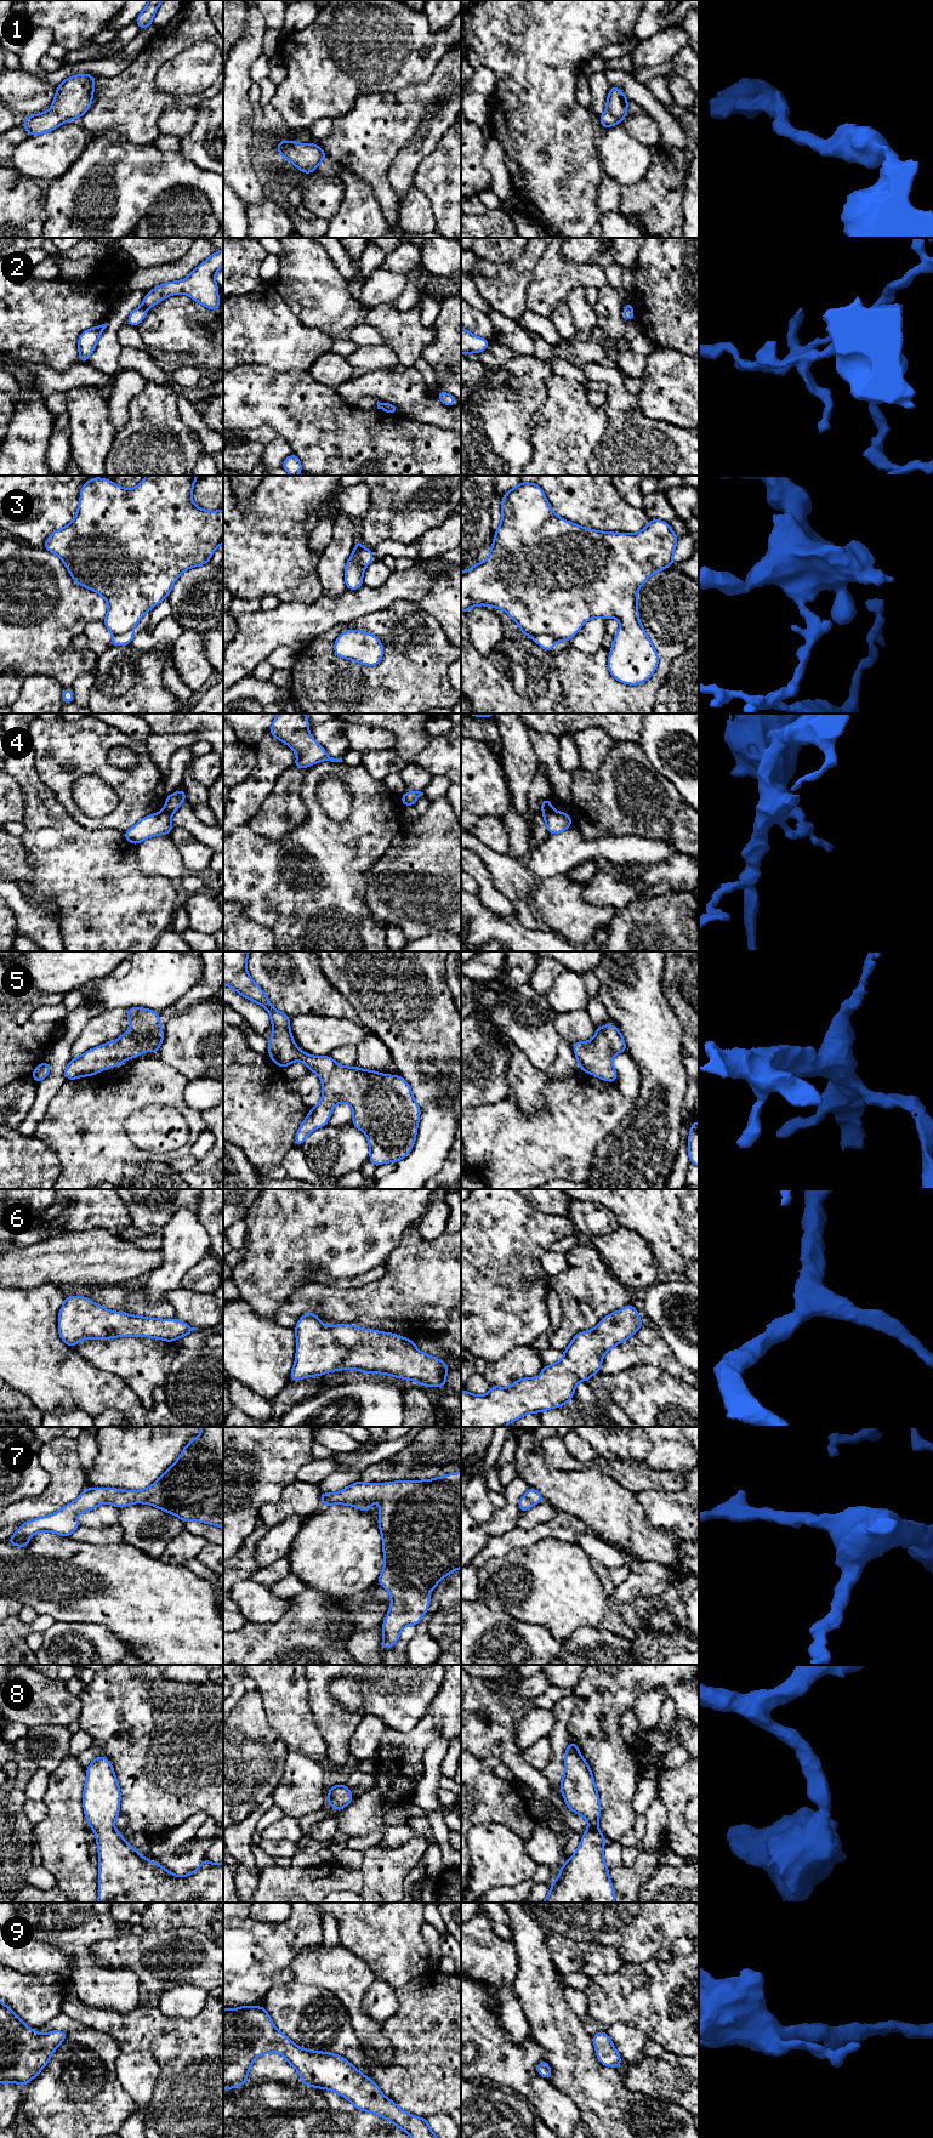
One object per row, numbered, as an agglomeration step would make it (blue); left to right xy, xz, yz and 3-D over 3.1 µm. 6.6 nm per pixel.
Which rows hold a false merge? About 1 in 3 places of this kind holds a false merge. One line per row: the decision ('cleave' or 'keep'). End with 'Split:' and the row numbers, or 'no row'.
1: keep
2: cleave
3: cleave
4: cleave
5: keep
6: keep
7: keep
8: keep
9: keep
Split: 2, 3, 4

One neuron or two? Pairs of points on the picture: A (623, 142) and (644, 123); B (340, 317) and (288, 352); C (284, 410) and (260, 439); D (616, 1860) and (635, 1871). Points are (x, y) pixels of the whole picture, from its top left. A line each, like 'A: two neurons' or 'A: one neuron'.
A: two neurons
B: two neurons
C: two neurons
D: two neurons

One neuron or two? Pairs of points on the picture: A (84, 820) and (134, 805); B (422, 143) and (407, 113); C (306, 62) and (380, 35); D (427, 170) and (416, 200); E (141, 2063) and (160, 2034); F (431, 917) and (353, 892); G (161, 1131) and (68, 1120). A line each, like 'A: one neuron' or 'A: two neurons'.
A: one neuron
B: two neurons
C: one neuron
D: two neurons
E: two neurons
F: two neurons
G: two neurons

